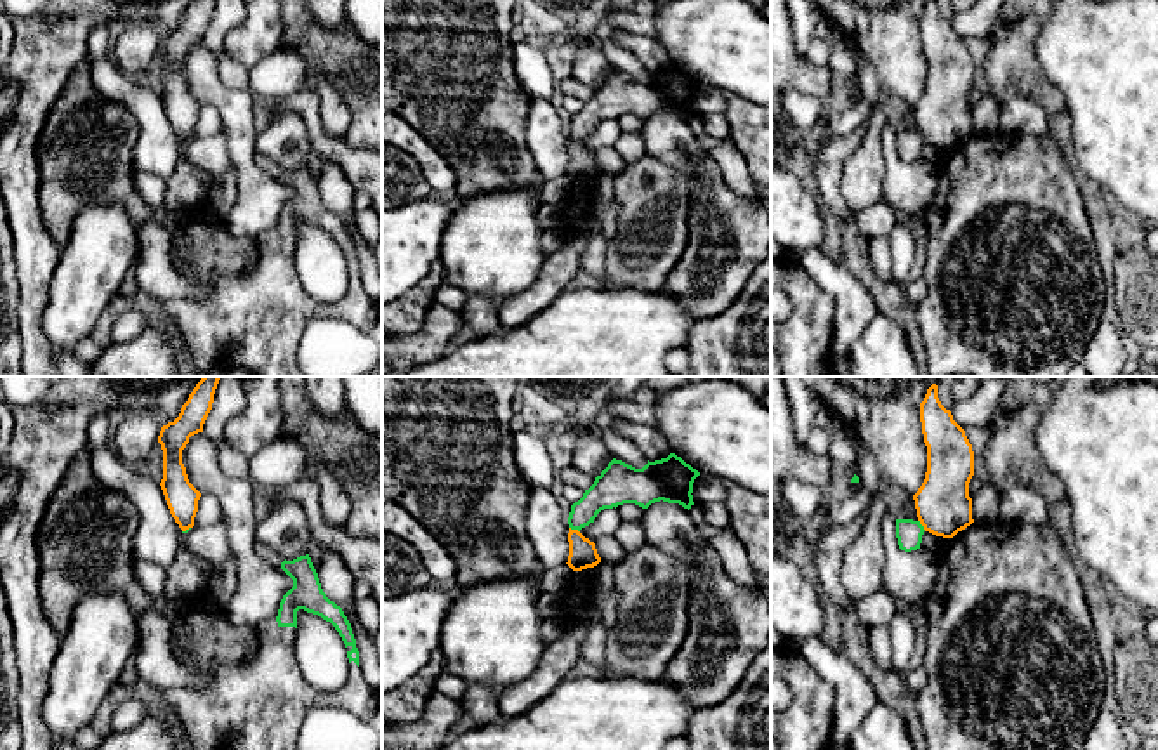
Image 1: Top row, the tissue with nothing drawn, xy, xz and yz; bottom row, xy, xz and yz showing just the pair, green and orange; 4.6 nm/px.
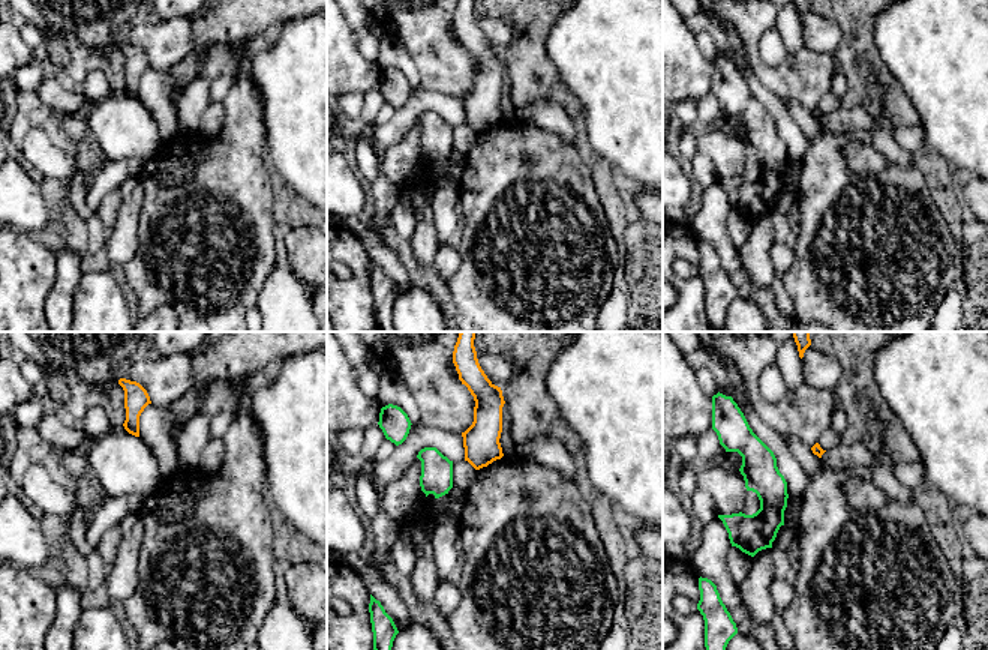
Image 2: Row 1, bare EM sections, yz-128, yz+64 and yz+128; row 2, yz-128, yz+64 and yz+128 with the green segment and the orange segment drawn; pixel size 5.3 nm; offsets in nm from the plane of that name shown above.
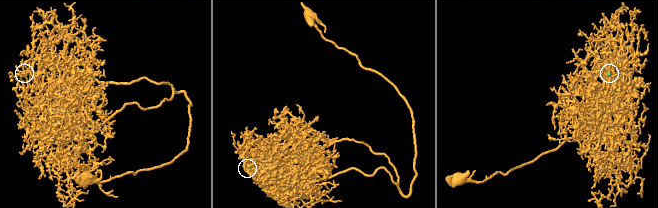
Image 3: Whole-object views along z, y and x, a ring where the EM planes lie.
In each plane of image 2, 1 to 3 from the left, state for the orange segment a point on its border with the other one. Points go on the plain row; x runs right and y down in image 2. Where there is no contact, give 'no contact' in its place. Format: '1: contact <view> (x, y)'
1: no contact
2: no contact
3: no contact

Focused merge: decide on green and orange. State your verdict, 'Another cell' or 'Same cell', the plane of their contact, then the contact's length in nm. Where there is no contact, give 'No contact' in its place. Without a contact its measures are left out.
Another cell. Touches green in yz. Shared border 70 nm

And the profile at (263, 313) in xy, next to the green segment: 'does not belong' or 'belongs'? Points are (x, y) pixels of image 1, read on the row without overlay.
belongs

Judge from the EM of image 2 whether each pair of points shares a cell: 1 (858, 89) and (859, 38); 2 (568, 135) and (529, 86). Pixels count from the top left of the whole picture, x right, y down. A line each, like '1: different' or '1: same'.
1: same
2: different

